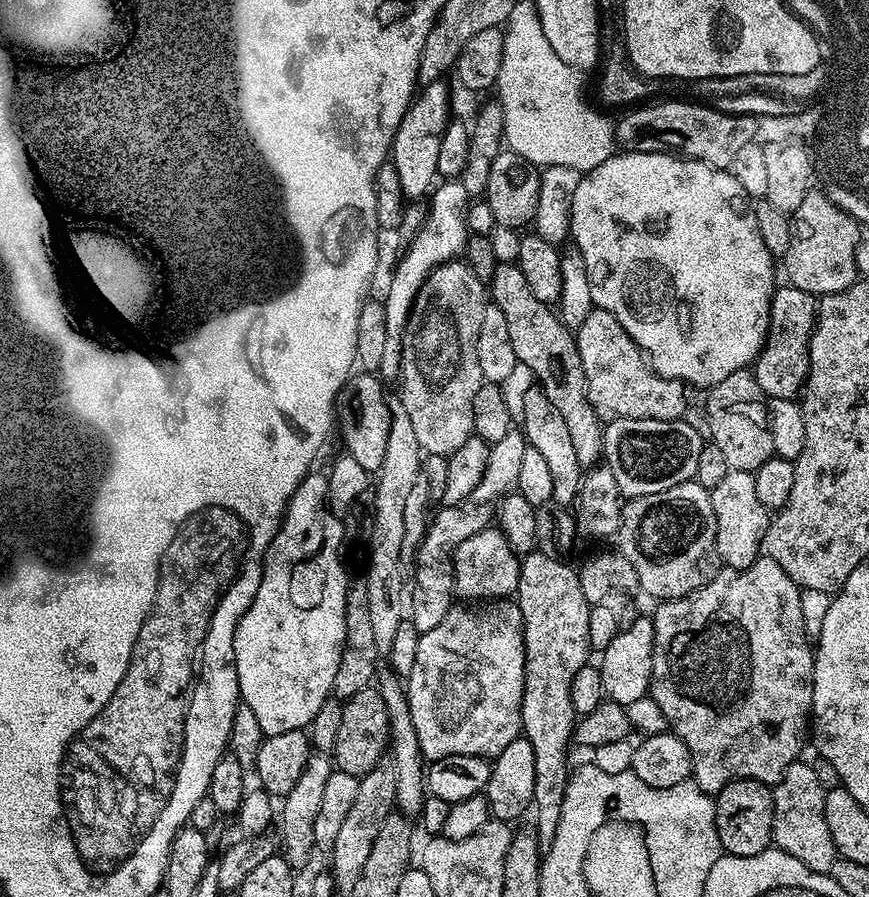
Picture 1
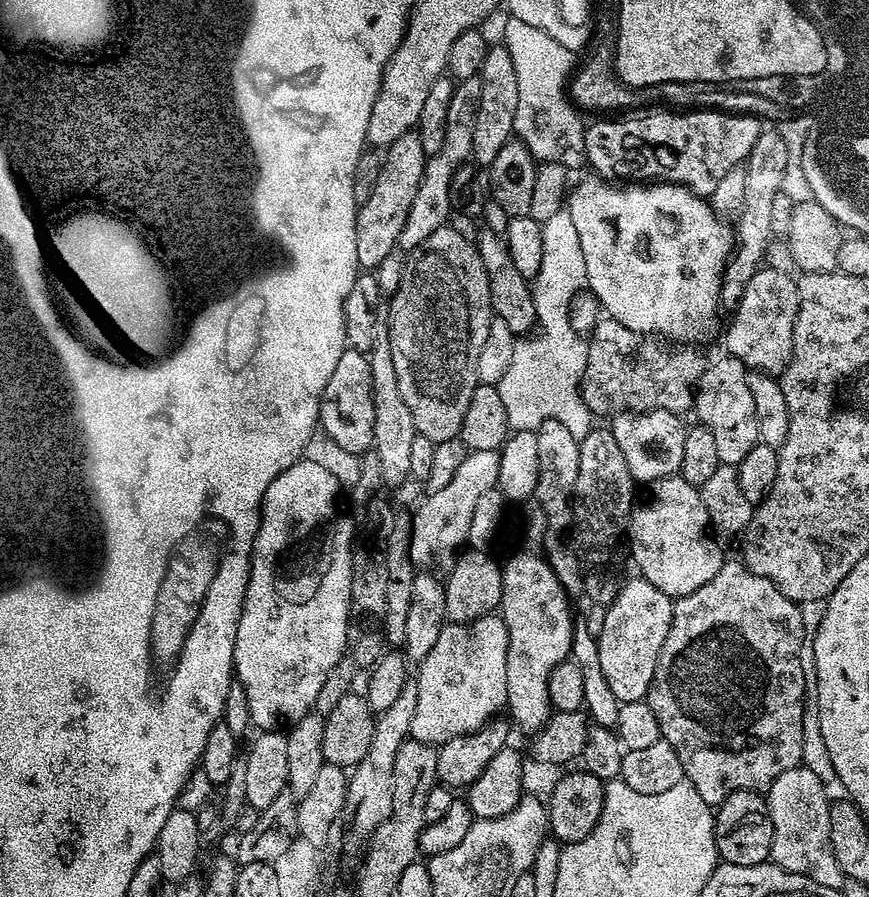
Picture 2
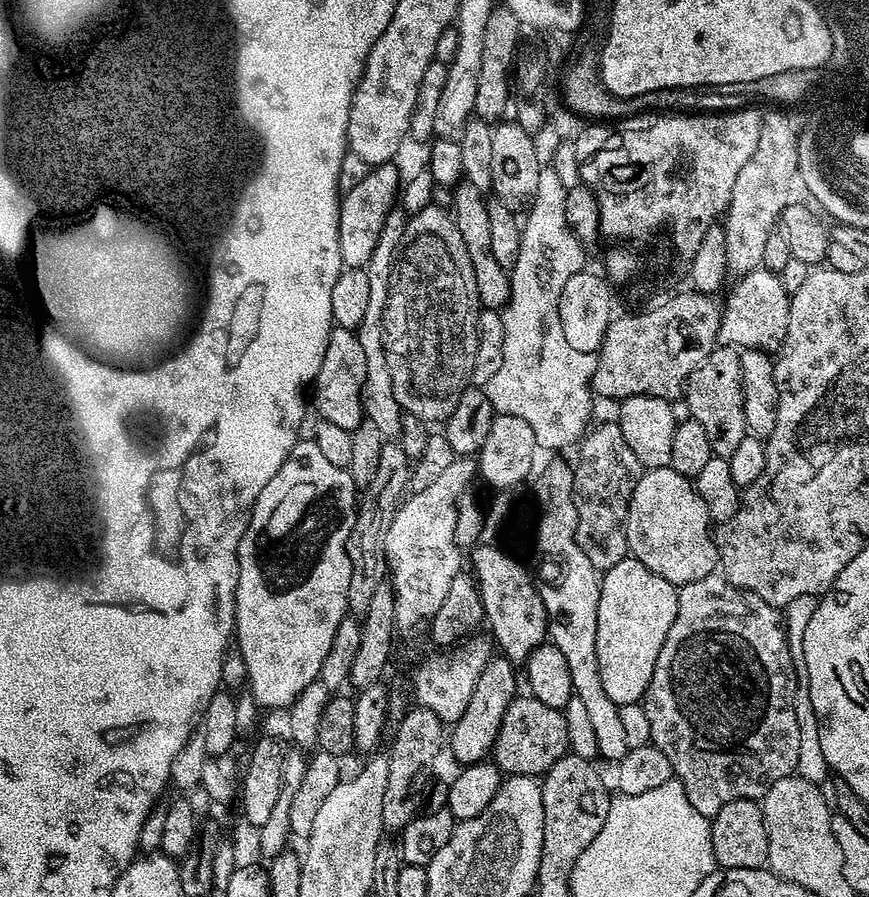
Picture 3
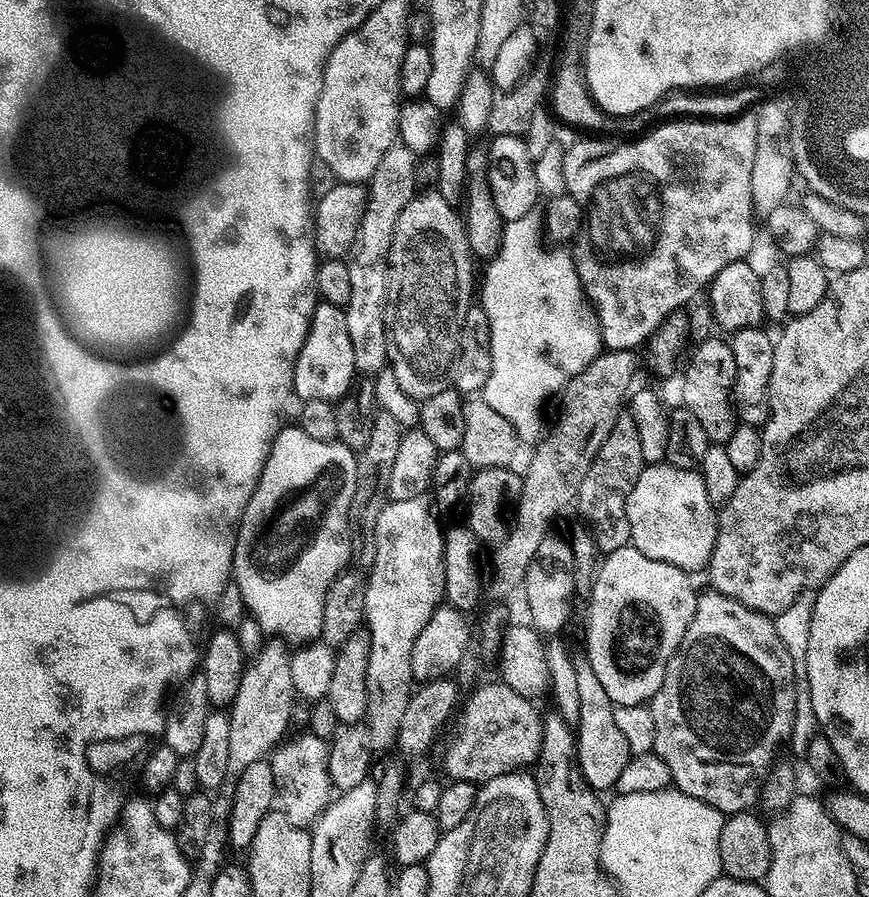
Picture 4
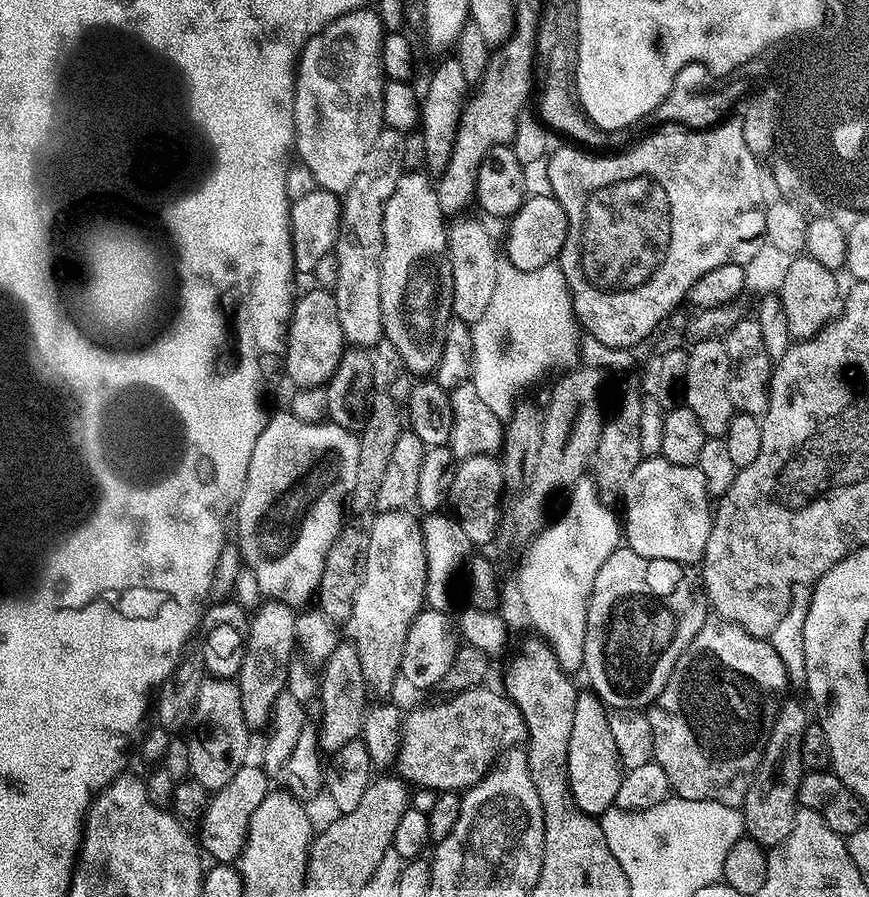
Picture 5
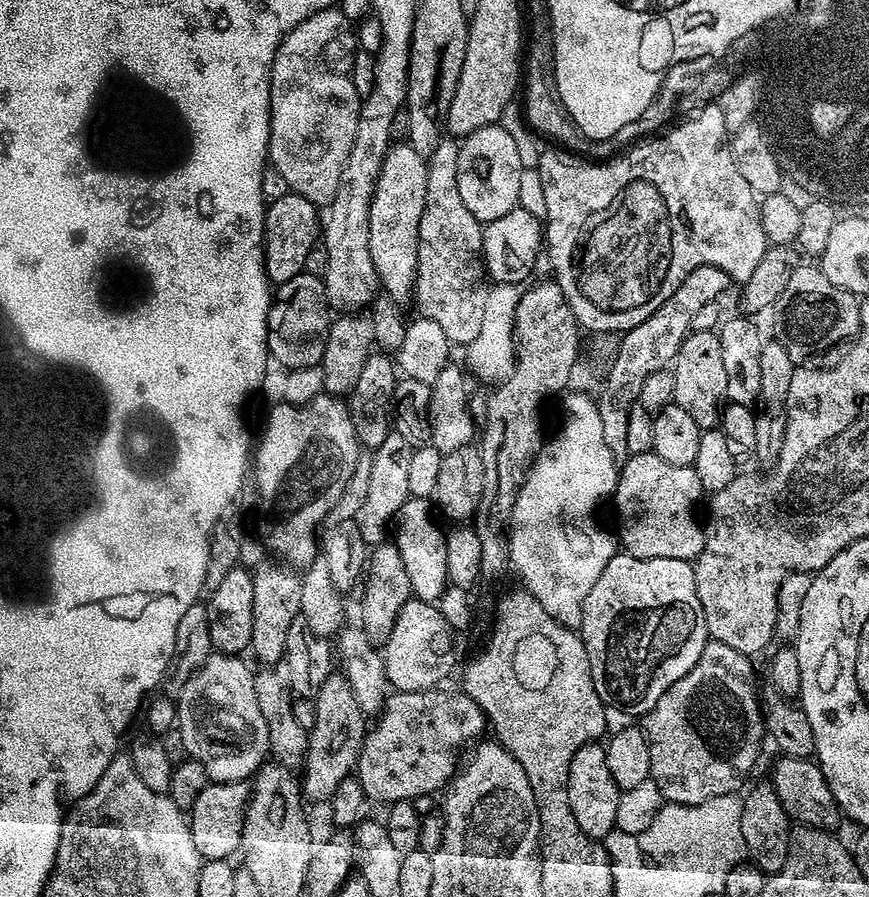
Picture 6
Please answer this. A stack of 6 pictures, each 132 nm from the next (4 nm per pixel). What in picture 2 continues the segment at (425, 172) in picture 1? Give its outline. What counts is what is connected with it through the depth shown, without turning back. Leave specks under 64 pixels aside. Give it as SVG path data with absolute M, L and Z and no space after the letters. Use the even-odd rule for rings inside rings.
M415 131L402 134L387 149L388 157L383 157L377 181L374 183L370 196L356 210L356 246L358 262L361 269L375 270L391 252L397 251L396 243L402 234L402 226L406 226L406 218L410 214L410 206L414 206L414 194L418 194L418 186L422 182L426 157L422 150L422 142Z

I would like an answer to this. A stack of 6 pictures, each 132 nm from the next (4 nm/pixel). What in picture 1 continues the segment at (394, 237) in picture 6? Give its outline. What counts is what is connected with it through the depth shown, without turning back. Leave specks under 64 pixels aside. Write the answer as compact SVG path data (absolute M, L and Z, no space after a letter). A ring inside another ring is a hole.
M454 259L449 264L443 264L435 268L426 278L426 282L422 282L422 286L418 290L412 312L408 315L408 325L404 328L404 345L402 346L398 377L398 385L400 384L398 398L402 402L406 414L410 417L411 424L414 426L414 438L418 442L421 453L442 455L444 457L452 456L454 450L460 449L474 435L472 431L474 426L474 394L478 394L480 387L486 383L482 374L482 366L478 366L478 330L482 330L482 314L484 313L485 303L486 284L472 273L467 263L461 262L459 259Z

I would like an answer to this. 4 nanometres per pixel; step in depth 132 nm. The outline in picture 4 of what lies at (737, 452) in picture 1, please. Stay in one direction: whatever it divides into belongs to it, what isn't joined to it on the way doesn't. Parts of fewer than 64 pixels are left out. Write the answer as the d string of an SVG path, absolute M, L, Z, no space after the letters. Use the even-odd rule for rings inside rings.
M727 339L704 340L692 352L684 368L684 381L680 384L683 407L698 417L706 430L709 445L725 444L737 426L736 410L732 403L734 386L734 350Z

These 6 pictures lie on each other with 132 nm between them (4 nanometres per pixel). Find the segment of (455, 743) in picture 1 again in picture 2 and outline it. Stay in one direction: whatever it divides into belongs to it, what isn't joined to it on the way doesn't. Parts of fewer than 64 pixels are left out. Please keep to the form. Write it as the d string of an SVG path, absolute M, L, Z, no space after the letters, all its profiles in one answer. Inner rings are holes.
M489 614L470 621L469 624L445 623L438 634L438 642L430 654L418 665L414 679L418 686L418 706L414 710L411 739L421 740L433 746L445 744L452 736L465 736L478 730L497 715L496 712L508 703L506 698L506 650L508 635L504 619L498 614Z

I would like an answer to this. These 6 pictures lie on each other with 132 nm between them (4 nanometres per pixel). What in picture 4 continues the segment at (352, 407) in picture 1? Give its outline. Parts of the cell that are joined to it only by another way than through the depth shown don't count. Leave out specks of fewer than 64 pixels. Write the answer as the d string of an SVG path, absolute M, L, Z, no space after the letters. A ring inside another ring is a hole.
M317 303L312 311L310 326L302 342L302 350L294 366L292 392L297 401L313 400L331 404L339 402L353 391L352 379L358 373L354 366L354 346L350 343L350 330L346 330L346 314L339 304Z

